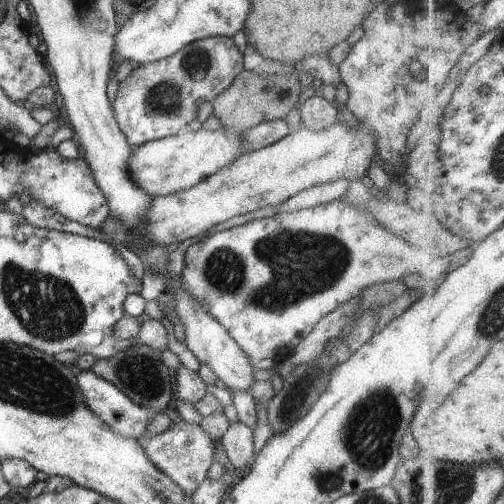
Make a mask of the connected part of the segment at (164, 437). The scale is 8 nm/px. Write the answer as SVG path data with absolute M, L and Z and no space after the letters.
M181 419L163 432L152 436L143 447L155 468L167 475L186 495L191 495L193 490L205 480L206 470L216 460L213 441L198 424Z

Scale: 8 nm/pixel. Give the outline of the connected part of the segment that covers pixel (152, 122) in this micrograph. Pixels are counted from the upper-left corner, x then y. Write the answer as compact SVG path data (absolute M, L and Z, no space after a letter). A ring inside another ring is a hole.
M226 36L197 39L171 56L133 67L118 84L112 113L127 144L136 148L148 140L174 135L197 114L202 102L211 102L243 70L243 55Z

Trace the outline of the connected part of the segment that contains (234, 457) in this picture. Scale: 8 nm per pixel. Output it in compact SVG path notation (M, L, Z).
M241 421L228 423L227 430L221 436L220 441L225 451L222 456L224 462L230 468L238 469L245 463L253 462L252 430Z

